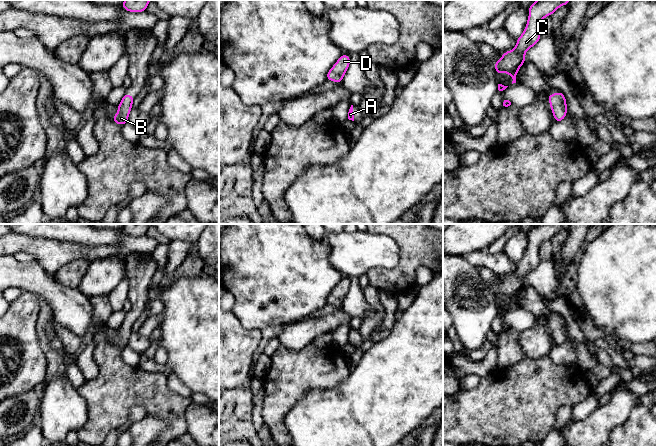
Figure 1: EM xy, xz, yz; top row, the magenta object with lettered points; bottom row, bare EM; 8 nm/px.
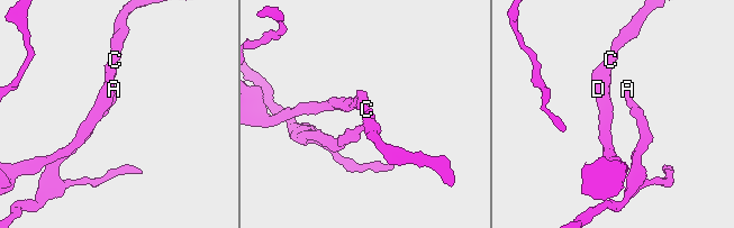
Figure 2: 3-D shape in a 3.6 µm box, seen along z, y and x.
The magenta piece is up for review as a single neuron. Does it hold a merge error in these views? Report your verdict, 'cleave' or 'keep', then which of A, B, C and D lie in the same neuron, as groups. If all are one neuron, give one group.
keep; A B C D

